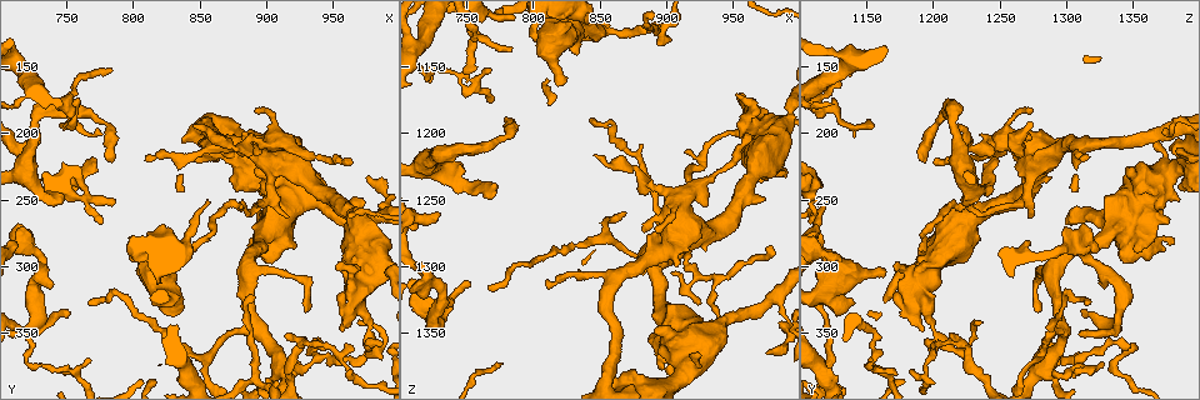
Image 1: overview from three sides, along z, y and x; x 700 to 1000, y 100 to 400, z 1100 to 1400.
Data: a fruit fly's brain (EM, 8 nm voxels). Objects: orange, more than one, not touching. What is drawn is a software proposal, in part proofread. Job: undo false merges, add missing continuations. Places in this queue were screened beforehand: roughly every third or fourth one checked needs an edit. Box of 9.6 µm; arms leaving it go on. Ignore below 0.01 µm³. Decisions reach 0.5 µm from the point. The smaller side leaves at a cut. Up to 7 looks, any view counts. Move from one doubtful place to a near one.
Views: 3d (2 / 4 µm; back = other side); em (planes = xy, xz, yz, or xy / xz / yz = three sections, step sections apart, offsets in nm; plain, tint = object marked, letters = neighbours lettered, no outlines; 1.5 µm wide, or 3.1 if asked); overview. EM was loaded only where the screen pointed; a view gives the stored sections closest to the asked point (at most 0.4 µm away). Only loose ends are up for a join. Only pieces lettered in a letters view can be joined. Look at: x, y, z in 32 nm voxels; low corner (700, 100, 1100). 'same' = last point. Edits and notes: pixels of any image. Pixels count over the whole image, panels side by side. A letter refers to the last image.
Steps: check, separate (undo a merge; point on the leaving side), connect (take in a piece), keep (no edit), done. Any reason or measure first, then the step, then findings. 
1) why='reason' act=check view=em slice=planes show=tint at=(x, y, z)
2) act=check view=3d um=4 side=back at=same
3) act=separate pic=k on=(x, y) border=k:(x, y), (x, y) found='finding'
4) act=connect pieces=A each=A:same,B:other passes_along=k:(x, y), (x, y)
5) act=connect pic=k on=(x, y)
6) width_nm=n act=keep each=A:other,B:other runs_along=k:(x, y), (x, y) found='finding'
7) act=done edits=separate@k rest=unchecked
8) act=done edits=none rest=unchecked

act=check view=em slice=xz step=4 show=tint at=(962, 222, 1202)

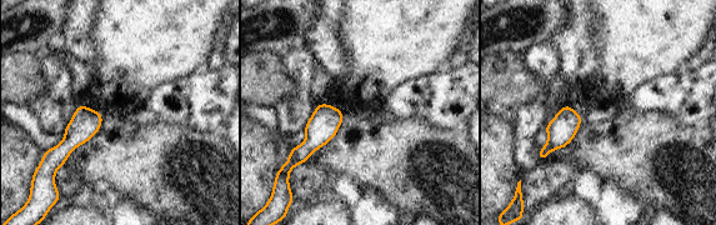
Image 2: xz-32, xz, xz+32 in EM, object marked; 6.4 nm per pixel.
act=check view=em slice=planes show=letters at=same

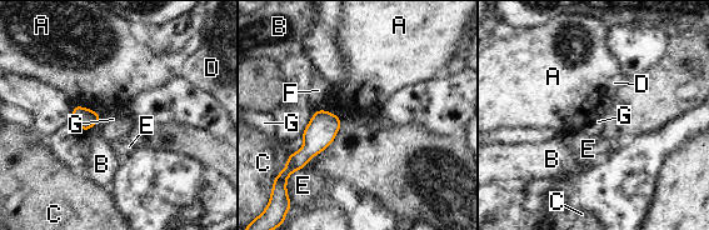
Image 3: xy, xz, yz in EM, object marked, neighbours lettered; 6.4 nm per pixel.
act=keep each=A:other,B:other,C:other,D:other,E:other,F:other,G:other runs_along=3:(338, 120), (283, 178) found='none of them fits'

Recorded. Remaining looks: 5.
why='free end' act=check view=3d um=4 at=(954, 328, 1174)

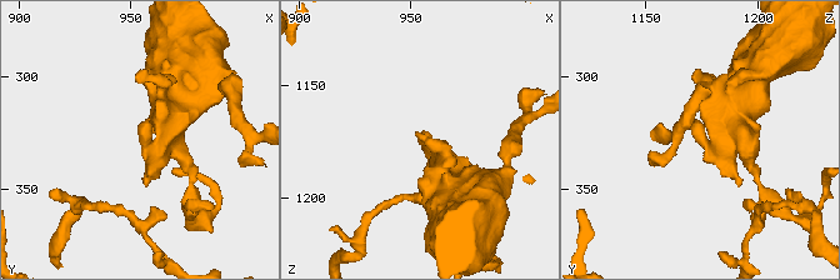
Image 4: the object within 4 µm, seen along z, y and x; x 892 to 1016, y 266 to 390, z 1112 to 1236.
act=check view=em slice=planes show=letters at=(956, 329, 1173)

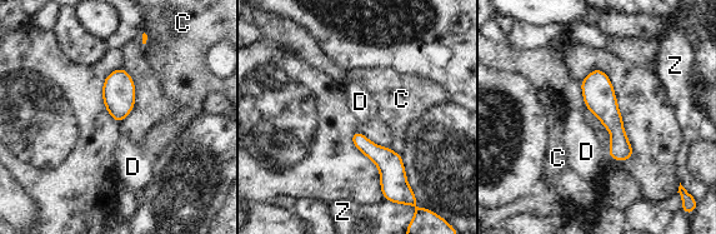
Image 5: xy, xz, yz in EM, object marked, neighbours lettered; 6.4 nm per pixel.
act=connect pieces=D each=C:other,D:same,Z:other found='the neuron continues'

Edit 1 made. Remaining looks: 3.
act=check view=overview

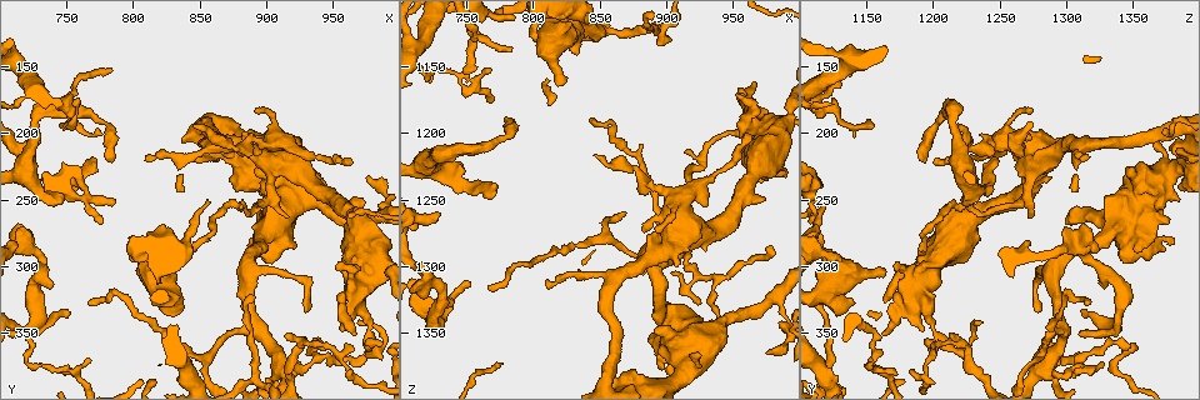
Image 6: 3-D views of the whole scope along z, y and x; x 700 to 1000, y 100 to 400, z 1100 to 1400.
why='calibre changes' act=check view=em slice=planes show=tint at=(896, 278, 1356)

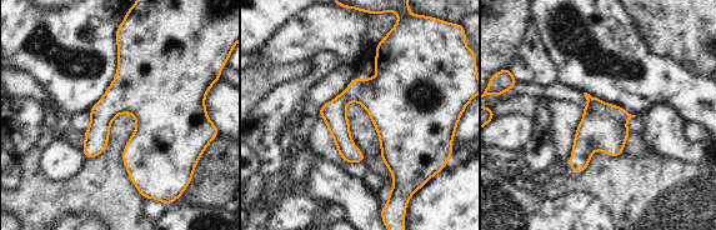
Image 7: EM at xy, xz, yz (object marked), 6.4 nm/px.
why='what lies round it' act=check view=em slice=planes show=letters at=same

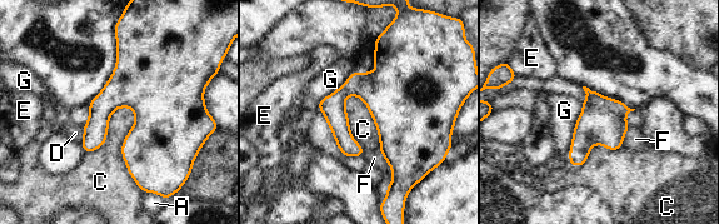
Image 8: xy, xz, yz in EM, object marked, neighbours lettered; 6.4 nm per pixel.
act=keep each=A:other,C:other,D:other,E:other,F:other,G:other border=8:(118, 106), (139, 188) found='all the same neuron'

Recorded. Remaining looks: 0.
act=done edits=connect@5 rest=unchecked

